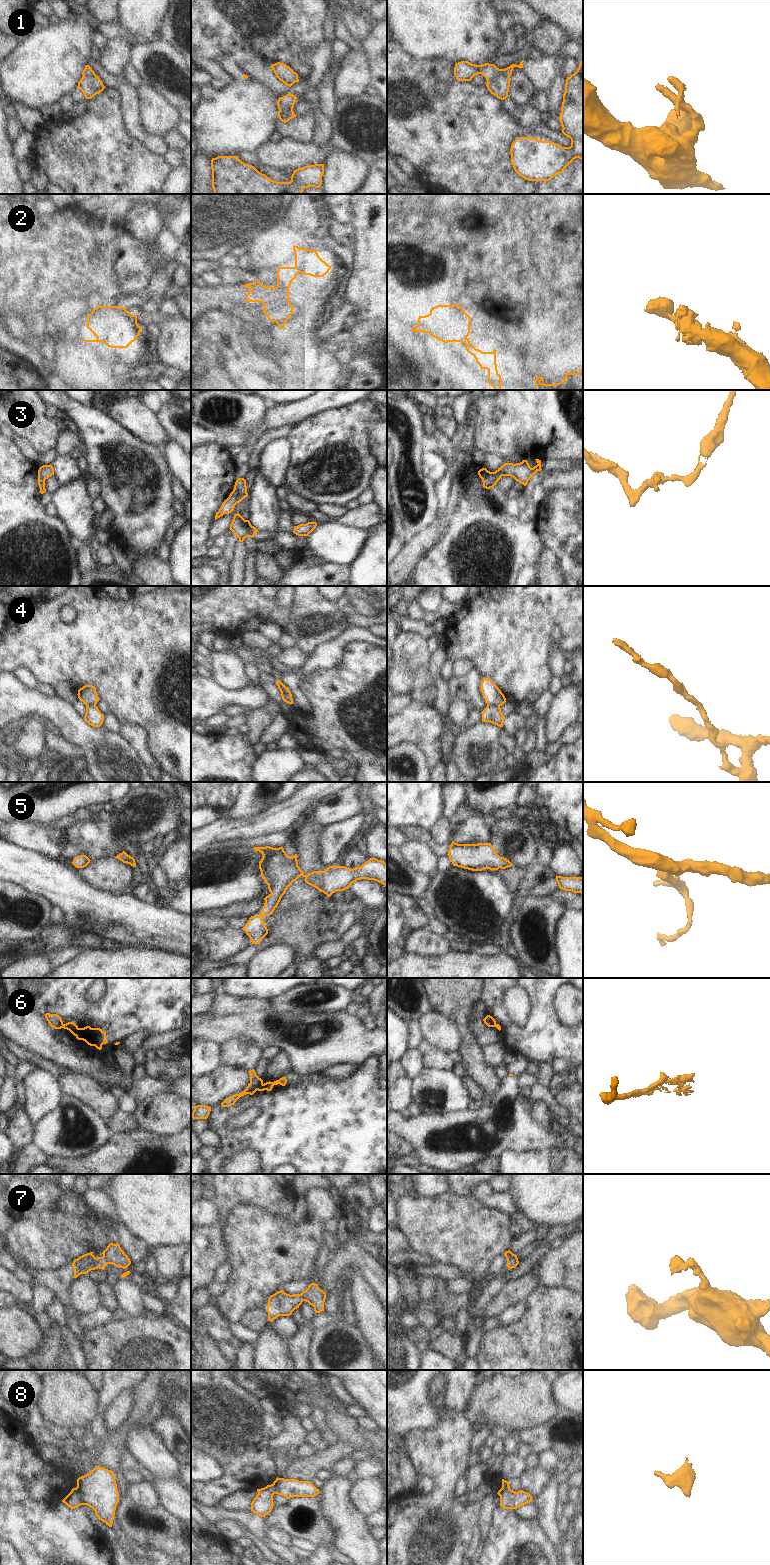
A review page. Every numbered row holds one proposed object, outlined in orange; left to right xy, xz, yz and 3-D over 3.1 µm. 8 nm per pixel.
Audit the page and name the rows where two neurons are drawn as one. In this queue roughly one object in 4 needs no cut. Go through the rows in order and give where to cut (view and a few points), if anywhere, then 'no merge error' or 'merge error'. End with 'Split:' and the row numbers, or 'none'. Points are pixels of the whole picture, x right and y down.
1: cut in yz along (509, 76), (497, 75), (487, 81); merge error
2: no cut; no merge error
3: cut in xz along (234, 488), (237, 493), (237, 502); merge error
4: cut in yz along (499, 705), (492, 704), (487, 706); merge error
5: no cut; no merge error
6: cut in xz along (262, 1083), (257, 1089); merge error
7: cut in xy along (102, 1257), (107, 1263); merge error
8: cut in xy along (76, 1487), (82, 1504); merge error
Split: 1, 3, 4, 6, 7, 8

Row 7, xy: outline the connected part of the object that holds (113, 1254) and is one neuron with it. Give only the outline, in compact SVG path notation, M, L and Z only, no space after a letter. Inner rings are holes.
M110 1243L102 1254L107 1264L112 1264L123 1269L127 1268L131 1264L130 1259L118 1243Z

